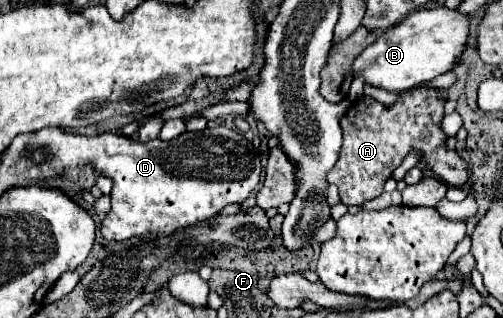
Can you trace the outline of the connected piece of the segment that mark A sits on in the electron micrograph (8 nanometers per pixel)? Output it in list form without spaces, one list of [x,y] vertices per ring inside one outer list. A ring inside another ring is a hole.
[[[410,89],[400,93],[394,105],[382,105],[376,99],[360,97],[352,103],[350,111],[342,119],[344,145],[342,153],[328,173],[328,183],[338,185],[340,199],[344,205],[362,205],[374,197],[382,195],[384,181],[400,165],[410,149],[420,149],[424,161],[442,181],[462,187],[468,181],[468,167],[458,157],[458,153],[444,147],[446,135],[440,131],[440,121],[444,117],[444,97],[436,89]]]

